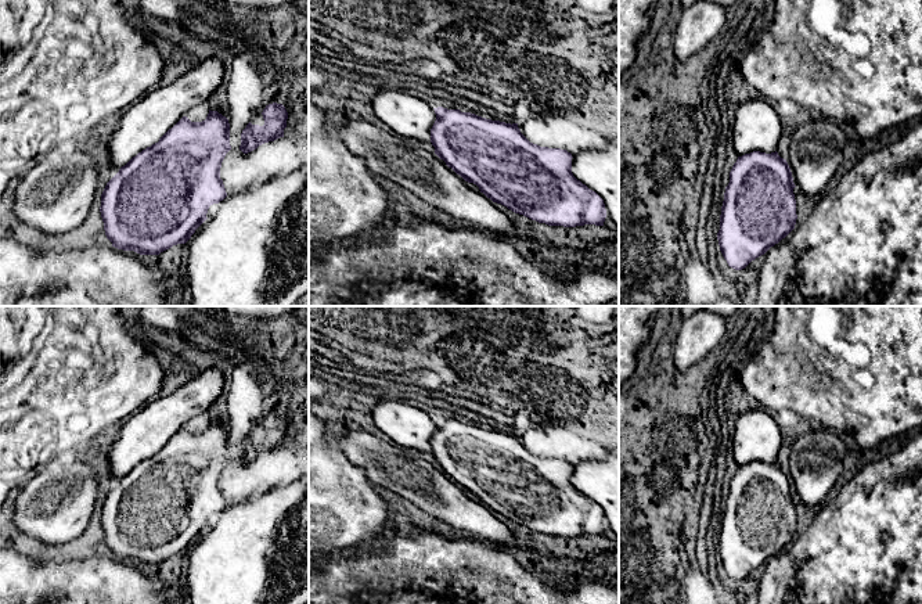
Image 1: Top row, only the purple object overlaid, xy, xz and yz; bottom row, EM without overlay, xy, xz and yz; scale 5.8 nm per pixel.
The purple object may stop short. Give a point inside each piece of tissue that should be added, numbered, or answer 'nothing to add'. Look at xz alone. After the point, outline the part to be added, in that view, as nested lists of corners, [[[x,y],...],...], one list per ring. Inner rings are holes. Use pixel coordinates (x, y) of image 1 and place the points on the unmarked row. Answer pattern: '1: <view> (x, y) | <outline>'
nothing to add

